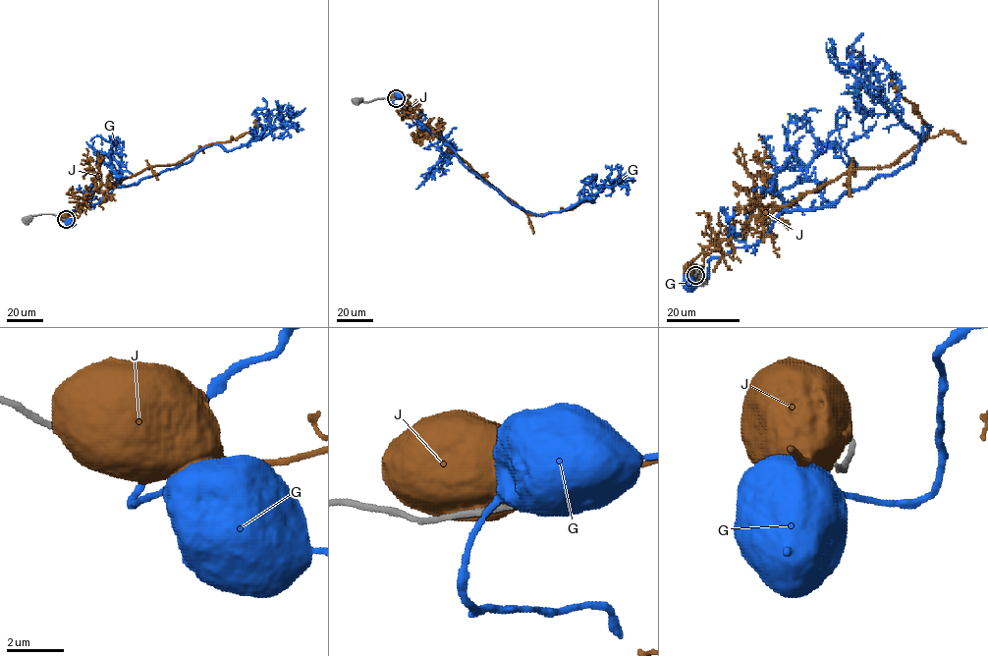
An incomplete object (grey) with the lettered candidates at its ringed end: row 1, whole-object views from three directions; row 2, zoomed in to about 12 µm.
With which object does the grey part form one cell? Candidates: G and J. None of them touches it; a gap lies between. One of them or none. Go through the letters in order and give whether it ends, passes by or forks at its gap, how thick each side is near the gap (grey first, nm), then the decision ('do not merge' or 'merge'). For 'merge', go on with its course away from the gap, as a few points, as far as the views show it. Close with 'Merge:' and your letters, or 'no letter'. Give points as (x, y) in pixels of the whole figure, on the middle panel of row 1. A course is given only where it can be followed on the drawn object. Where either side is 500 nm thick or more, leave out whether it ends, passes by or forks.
G: calibres 140 and 650 nm; do not merge
J: calibres 140 and 1150 nm; do not merge
Merge: no letter

